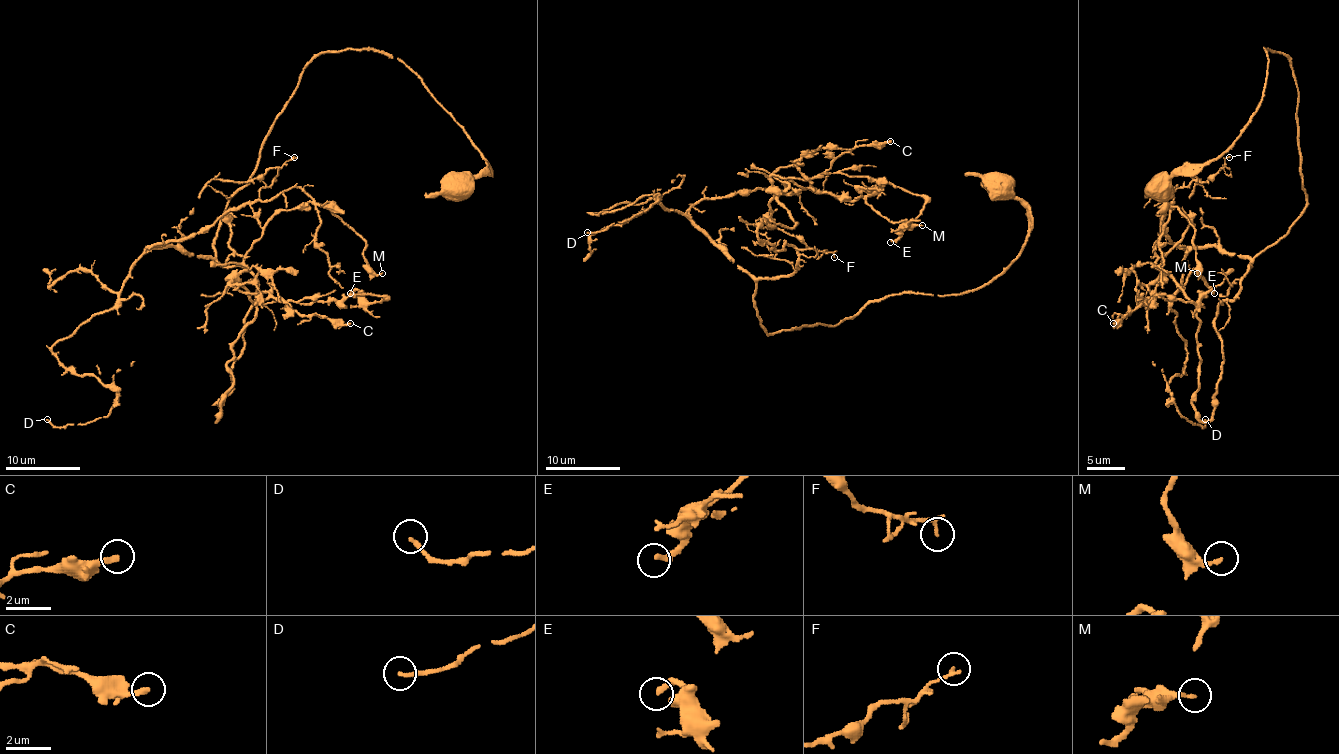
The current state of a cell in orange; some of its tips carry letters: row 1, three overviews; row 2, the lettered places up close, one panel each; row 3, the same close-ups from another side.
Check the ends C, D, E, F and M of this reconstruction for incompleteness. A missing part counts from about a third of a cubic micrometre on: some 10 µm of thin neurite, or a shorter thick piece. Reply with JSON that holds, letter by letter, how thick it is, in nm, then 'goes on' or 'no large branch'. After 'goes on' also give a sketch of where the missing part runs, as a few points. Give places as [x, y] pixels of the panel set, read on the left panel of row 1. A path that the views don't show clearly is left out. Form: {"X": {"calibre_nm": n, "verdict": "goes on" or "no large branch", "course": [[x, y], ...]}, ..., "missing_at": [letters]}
{"C": {"calibre_nm": 240, "verdict": "no large branch"}, "D": {"calibre_nm": 160, "verdict": "no large branch"}, "E": {"calibre_nm": 260, "verdict": "no large branch"}, "F": {"calibre_nm": 160, "verdict": "no large branch"}, "M": {"calibre_nm": 180, "verdict": "no large branch"}, "missing_at": []}

